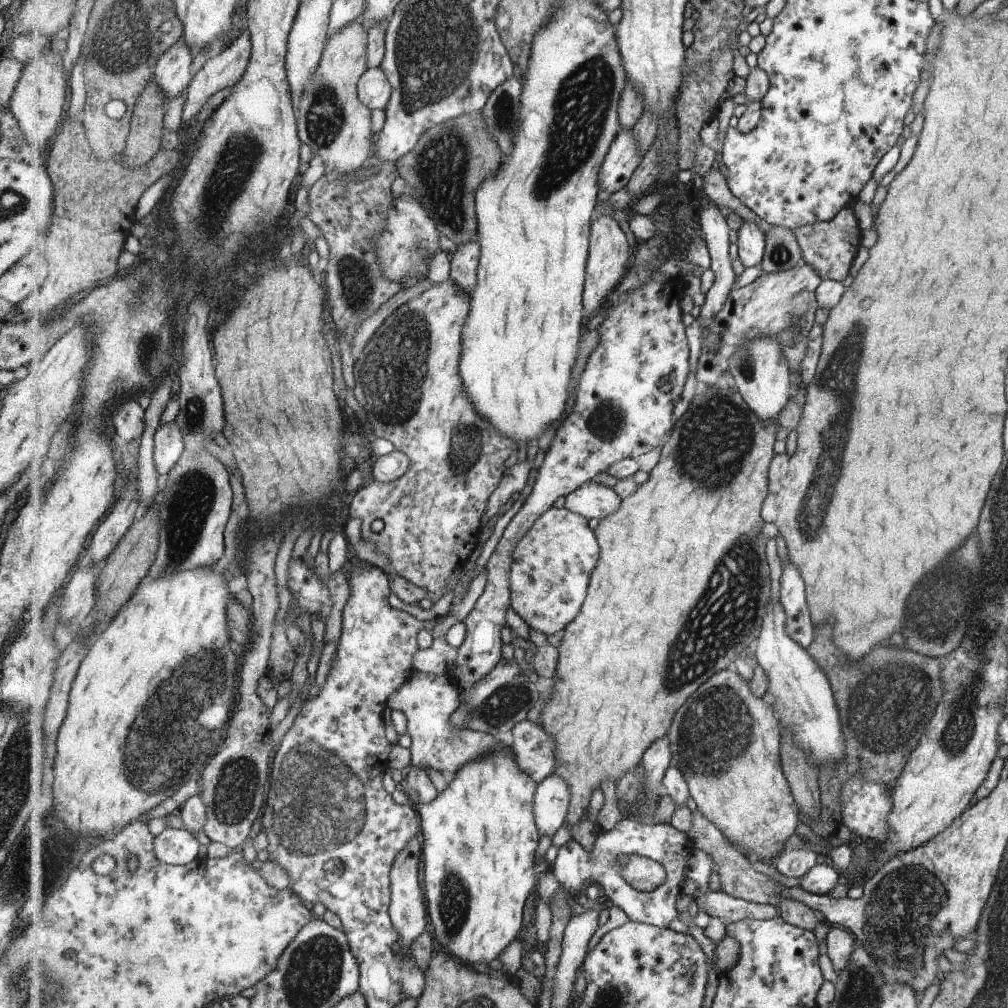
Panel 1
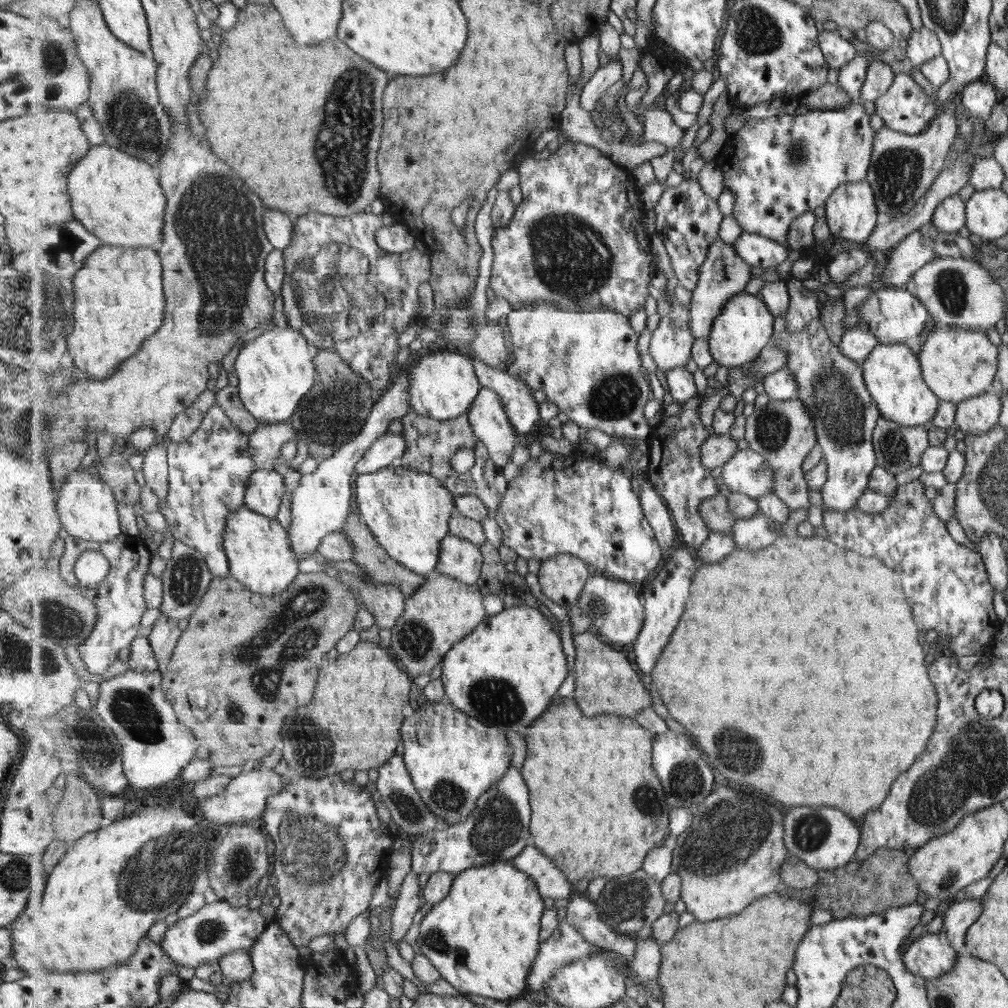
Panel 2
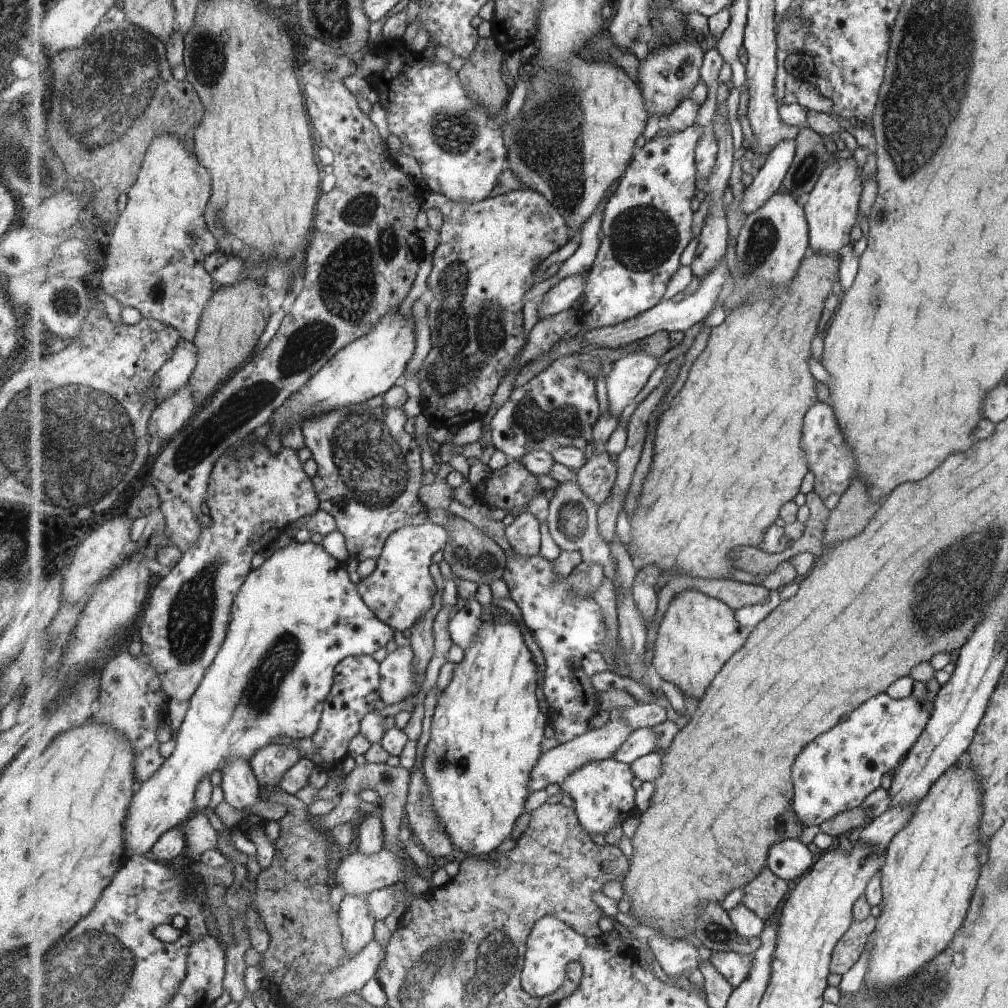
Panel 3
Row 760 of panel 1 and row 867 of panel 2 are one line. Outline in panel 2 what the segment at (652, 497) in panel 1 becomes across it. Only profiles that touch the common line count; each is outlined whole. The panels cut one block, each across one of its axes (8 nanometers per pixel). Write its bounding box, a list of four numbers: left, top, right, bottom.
[523,698,671,886]

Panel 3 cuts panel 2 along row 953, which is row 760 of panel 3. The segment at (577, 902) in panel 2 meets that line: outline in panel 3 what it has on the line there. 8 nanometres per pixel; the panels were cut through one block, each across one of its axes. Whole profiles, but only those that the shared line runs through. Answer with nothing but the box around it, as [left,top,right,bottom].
[613,727,659,765]

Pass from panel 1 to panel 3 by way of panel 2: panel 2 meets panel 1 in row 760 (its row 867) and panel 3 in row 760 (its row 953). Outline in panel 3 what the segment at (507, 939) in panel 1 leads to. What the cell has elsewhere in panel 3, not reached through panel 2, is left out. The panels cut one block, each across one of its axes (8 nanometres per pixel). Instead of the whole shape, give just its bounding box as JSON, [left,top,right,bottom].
[423,613,549,859]

